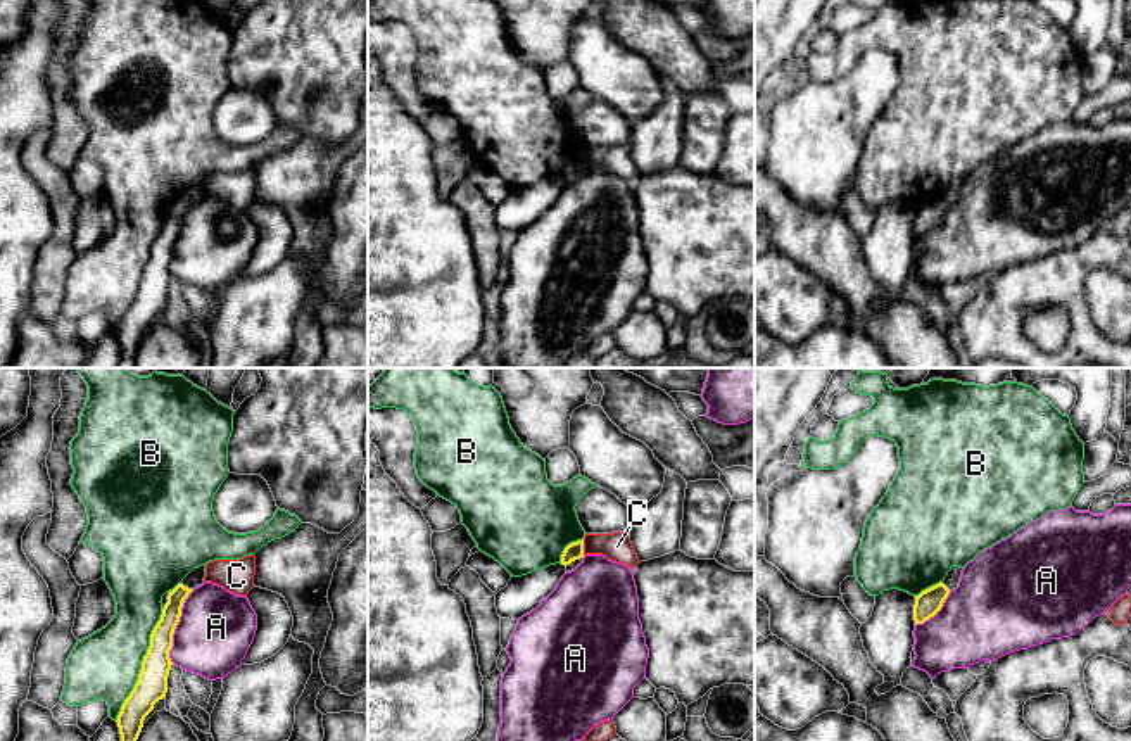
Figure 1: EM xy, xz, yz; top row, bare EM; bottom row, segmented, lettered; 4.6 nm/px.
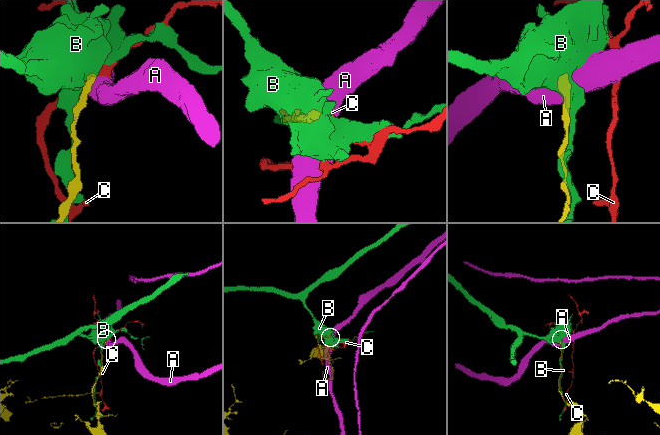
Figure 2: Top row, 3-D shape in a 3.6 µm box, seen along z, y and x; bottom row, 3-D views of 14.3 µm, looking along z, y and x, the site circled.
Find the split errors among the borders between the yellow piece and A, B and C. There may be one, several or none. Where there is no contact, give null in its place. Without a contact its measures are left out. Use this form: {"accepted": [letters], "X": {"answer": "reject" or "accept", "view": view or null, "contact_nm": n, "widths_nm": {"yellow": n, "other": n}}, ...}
{"accepted": [], "A": {"answer": "reject", "view": "xy", "contact_nm": 360, "widths_nm": {"yellow": 140, "other": 360}}, "B": {"answer": "reject", "view": "xy", "contact_nm": 550, "widths_nm": {"yellow": 140, "other": 320}}, "C": {"answer": "reject", "view": "xz", "contact_nm": 70, "widths_nm": {"yellow": 80, "other": 140}}}

